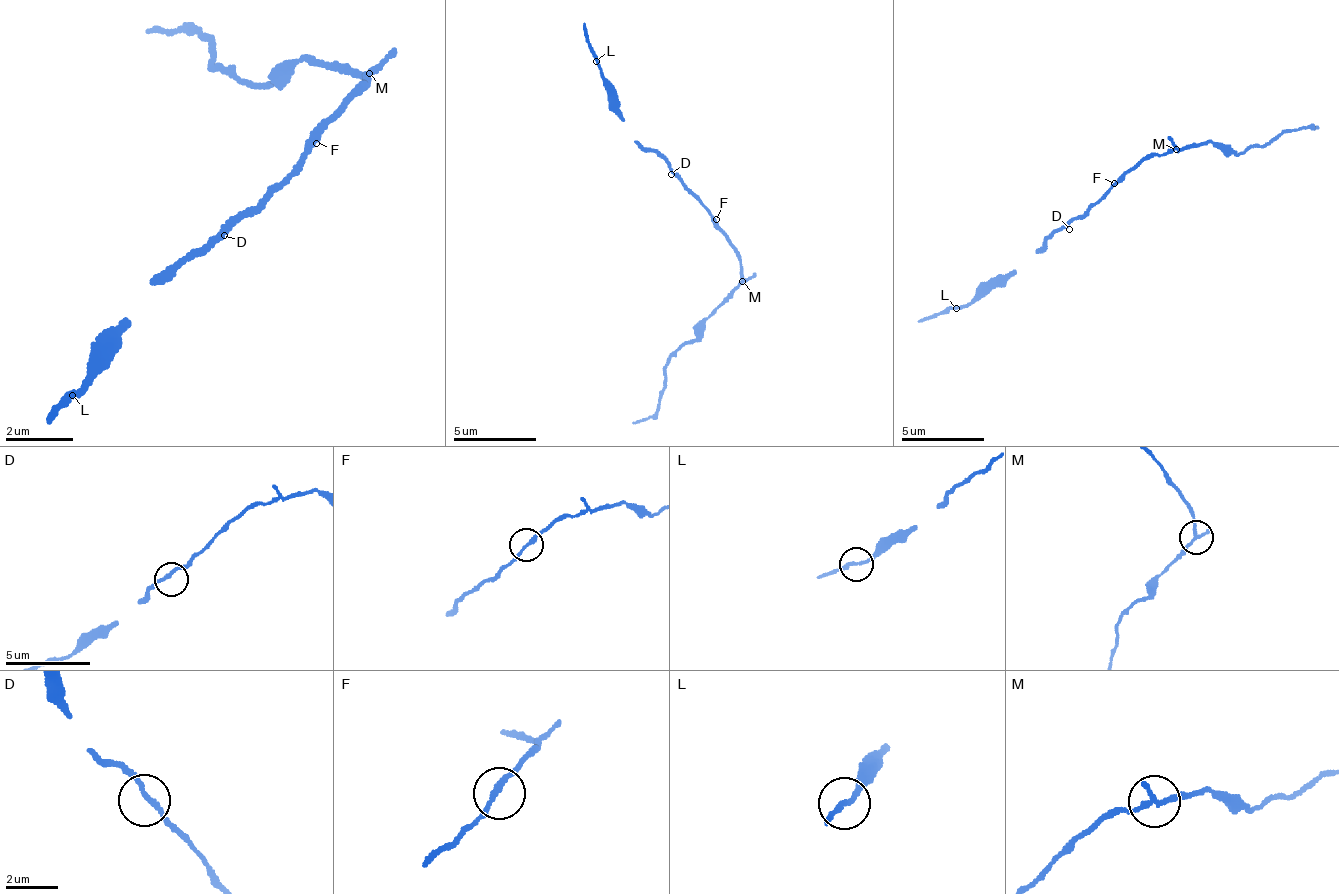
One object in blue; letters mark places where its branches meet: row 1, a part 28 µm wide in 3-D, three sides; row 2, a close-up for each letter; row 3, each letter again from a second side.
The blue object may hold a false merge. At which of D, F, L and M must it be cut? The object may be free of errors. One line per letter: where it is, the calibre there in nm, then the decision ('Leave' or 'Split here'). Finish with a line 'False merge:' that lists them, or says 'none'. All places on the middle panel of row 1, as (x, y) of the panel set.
D: Place: (671, 174). Thickness 190 nm. Leave
F: Place: (716, 219). Thickness 200 nm. Leave
L: Place: (596, 61). Thickness 170 nm. Leave
M: Place: (742, 281). Thickness 190 nm. Split here
False merge: M

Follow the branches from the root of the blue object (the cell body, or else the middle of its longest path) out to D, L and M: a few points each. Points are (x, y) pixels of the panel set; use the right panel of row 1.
D: (1114, 187), (1110, 187), (1081, 216), (1077, 216), (1069, 229)
L: (1114, 187), (1110, 187), (1081, 216), (1073, 216), (1010, 275), (994, 279), (969, 304), (960, 304), (956, 308)
M: (1114, 187), (1148, 158), (1156, 154), (1173, 154), (1177, 150)

